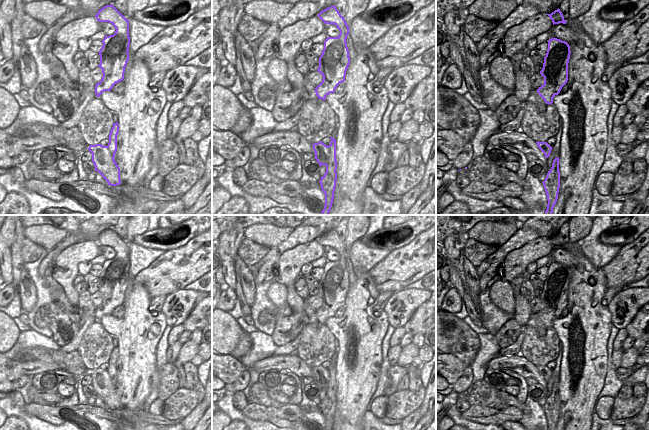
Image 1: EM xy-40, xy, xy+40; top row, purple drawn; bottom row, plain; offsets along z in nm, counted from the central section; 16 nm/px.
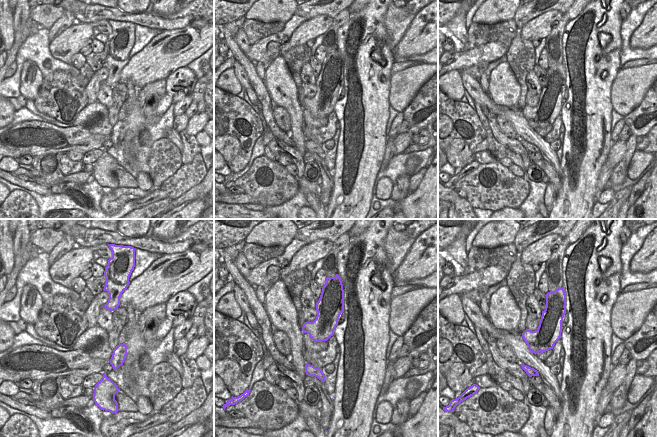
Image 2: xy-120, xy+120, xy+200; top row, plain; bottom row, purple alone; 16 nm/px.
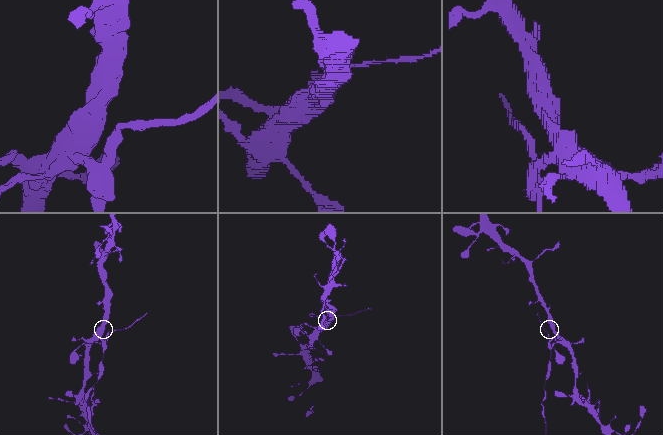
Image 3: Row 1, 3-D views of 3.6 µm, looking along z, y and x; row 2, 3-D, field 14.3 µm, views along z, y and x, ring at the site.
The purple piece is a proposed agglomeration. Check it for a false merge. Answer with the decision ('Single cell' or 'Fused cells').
Fused cells

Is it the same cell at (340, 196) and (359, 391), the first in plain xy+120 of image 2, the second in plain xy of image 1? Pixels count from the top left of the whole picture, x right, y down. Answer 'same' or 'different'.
same

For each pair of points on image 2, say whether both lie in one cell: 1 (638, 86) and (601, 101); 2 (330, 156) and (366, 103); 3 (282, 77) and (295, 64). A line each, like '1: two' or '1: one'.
1: two
2: two
3: two

